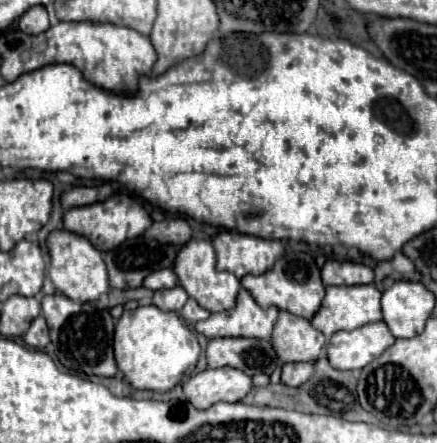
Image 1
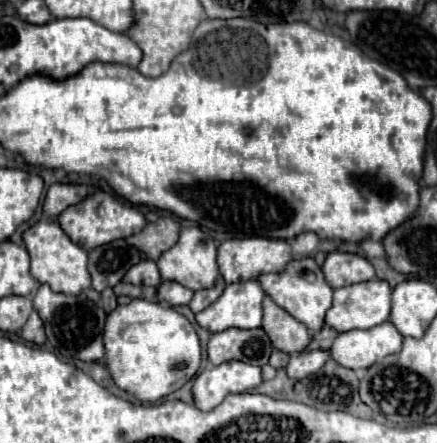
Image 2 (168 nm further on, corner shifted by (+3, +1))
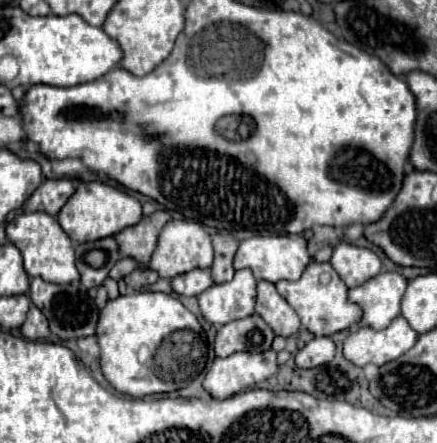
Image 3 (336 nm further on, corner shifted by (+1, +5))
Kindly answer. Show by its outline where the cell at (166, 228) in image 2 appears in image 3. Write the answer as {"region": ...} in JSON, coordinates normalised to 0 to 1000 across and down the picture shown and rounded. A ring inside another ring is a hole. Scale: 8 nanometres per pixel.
{"region":[[[371,472],[352,476],[339,490],[325,490],[311,508],[288,512],[284,521],[261,530],[270,562],[279,567],[279,576],[302,580],[311,594],[339,598],[339,589],[357,562],[362,526],[384,499],[389,499],[389,485]]]}

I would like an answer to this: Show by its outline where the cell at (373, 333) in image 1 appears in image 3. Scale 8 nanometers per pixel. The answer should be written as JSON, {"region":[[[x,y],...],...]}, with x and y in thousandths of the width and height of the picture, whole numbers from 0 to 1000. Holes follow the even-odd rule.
{"region":[[[906,716],[892,738],[860,747],[851,738],[824,738],[787,770],[787,806],[819,828],[842,819],[879,824],[911,810],[920,797],[947,783],[957,752],[934,734],[924,716]]]}

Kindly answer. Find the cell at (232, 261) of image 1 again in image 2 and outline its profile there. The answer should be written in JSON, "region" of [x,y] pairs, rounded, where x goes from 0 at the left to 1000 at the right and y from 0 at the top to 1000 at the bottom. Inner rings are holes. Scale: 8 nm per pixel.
{"region":[[[563,535],[563,540],[522,540],[499,558],[499,607],[517,643],[540,634],[586,630],[595,616],[636,616],[668,585],[664,553],[650,540],[618,535]]]}

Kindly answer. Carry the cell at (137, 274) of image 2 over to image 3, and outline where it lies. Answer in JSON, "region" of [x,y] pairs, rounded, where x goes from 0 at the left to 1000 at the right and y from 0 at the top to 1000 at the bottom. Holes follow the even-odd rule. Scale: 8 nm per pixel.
{"region":[[[288,580],[288,585],[265,589],[265,594],[261,594],[261,603],[252,607],[252,616],[247,616],[247,621],[252,621],[256,630],[265,630],[265,634],[270,634],[270,630],[288,625],[288,621],[293,621],[307,603],[316,603],[316,594],[311,594],[307,585],[293,585],[293,580]]]}

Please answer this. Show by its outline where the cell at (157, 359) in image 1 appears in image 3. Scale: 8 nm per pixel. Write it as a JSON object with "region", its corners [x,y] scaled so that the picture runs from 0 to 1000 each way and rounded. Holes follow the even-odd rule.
{"region":[[[316,657],[247,679],[224,716],[220,765],[243,860],[297,896],[407,883],[462,842],[471,815],[471,761],[453,720],[384,661]]]}

